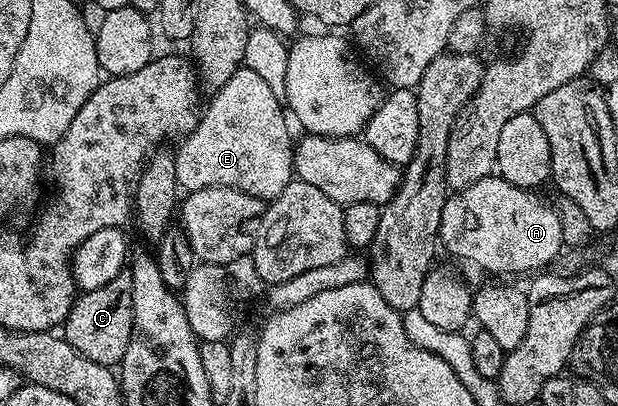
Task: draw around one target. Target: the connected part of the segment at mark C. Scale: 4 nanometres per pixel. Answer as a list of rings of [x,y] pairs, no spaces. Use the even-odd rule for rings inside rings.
[[[123,272],[114,276],[102,288],[83,291],[73,302],[62,324],[62,336],[86,360],[109,368],[119,367],[126,356],[126,348],[132,335],[132,276]]]

